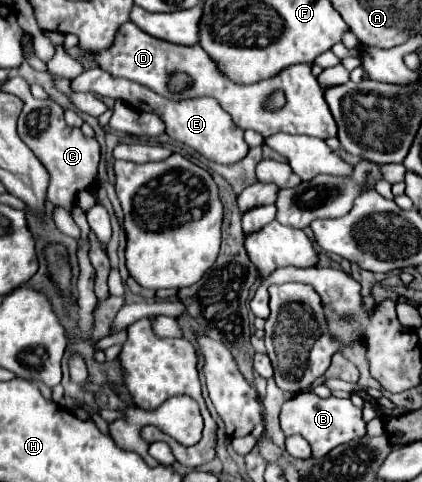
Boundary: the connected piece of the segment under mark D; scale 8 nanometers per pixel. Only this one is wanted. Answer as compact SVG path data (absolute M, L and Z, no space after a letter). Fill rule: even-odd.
M126 22L118 28L118 34L116 34L110 48L100 50L100 52L90 52L90 56L98 64L98 68L106 70L114 78L126 78L126 80L138 82L138 84L154 90L160 96L174 96L166 88L168 76L172 72L186 72L194 80L194 86L186 92L188 98L210 96L214 100L218 100L218 104L232 116L236 126L240 126L242 130L248 130L248 128L256 130L264 138L270 134L276 134L276 132L306 134L306 136L316 136L322 140L336 136L336 122L326 106L324 92L318 86L316 78L312 76L308 64L288 66L286 70L282 70L282 74L278 74L270 80L262 80L262 82L256 82L250 86L240 86L240 84L226 80L222 74L218 74L216 64L210 60L210 56L198 44L180 46L180 44L172 44L166 40L158 40L158 38L142 32L140 28L136 28L132 22ZM278 90L284 92L286 104L278 110L268 110L266 108L268 98Z

